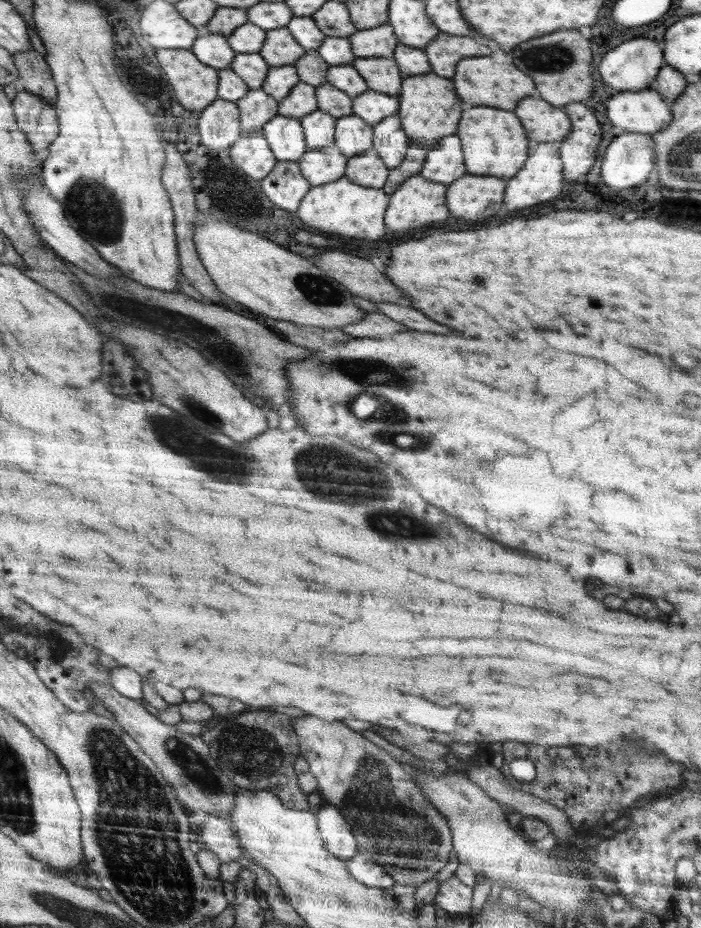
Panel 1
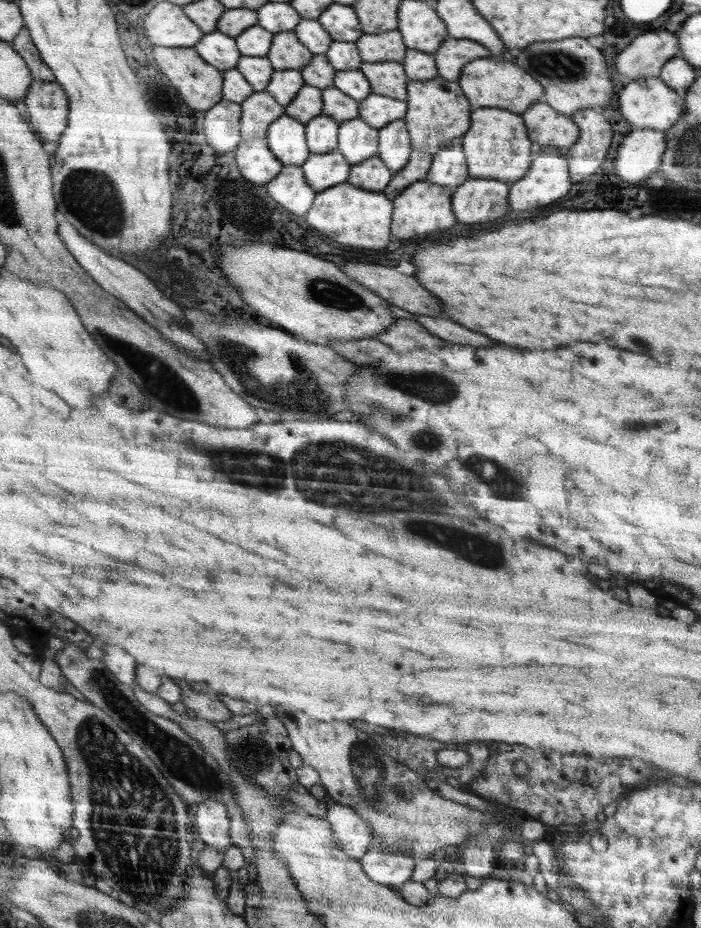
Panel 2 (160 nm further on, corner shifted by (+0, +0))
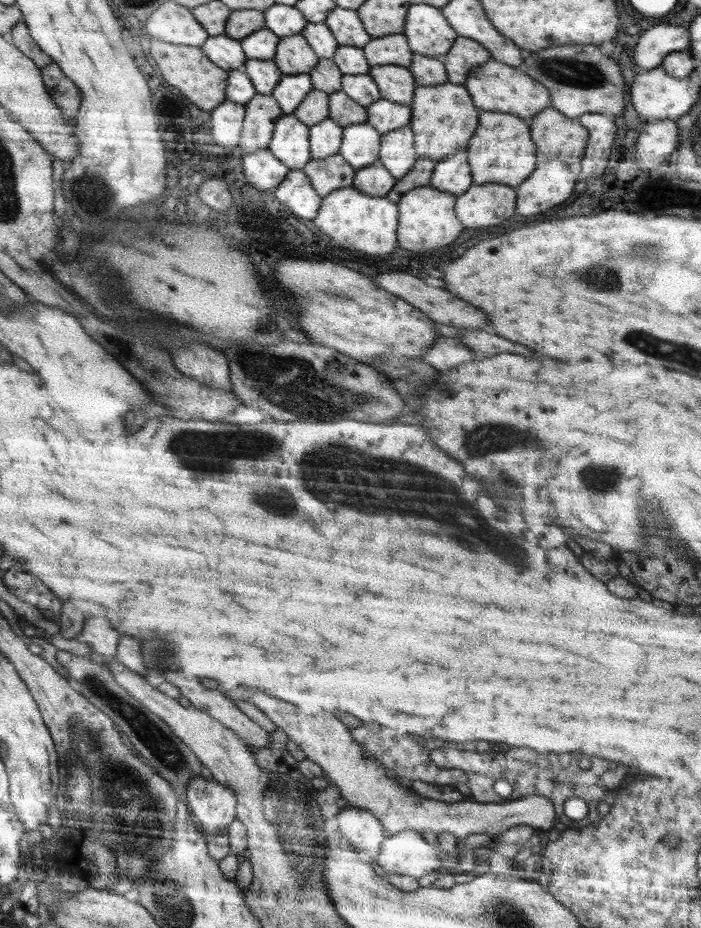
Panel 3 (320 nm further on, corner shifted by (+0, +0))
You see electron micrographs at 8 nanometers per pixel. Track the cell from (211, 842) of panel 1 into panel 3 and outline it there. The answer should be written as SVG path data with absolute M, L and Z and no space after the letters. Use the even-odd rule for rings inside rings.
M195 776L187 784L187 804L190 816L203 828L204 836L229 832L230 824L238 818L238 797L219 781Z

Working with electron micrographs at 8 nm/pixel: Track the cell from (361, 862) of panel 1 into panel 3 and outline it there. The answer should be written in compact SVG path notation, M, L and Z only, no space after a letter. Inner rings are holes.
M408 829L384 839L374 867L384 877L394 873L419 879L432 870L436 872L440 868L440 858L437 849L432 848L422 834L414 834Z

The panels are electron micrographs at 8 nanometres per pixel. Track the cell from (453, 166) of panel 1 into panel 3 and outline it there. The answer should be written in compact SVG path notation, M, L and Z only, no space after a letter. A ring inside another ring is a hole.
M458 152L437 161L429 185L453 195L464 194L474 183L470 172L466 152Z

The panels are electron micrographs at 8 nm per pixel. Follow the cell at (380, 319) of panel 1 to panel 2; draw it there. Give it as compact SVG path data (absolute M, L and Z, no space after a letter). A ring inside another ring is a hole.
M404 318L397 319L387 331L381 332L374 338L400 352L432 350L446 344L444 340L426 332L426 328L420 323Z

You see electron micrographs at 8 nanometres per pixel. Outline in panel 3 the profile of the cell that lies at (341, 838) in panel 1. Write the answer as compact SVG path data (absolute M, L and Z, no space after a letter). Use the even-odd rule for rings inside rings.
M356 806L340 811L334 818L339 822L339 832L350 841L361 860L374 864L388 836L379 817L367 809Z

